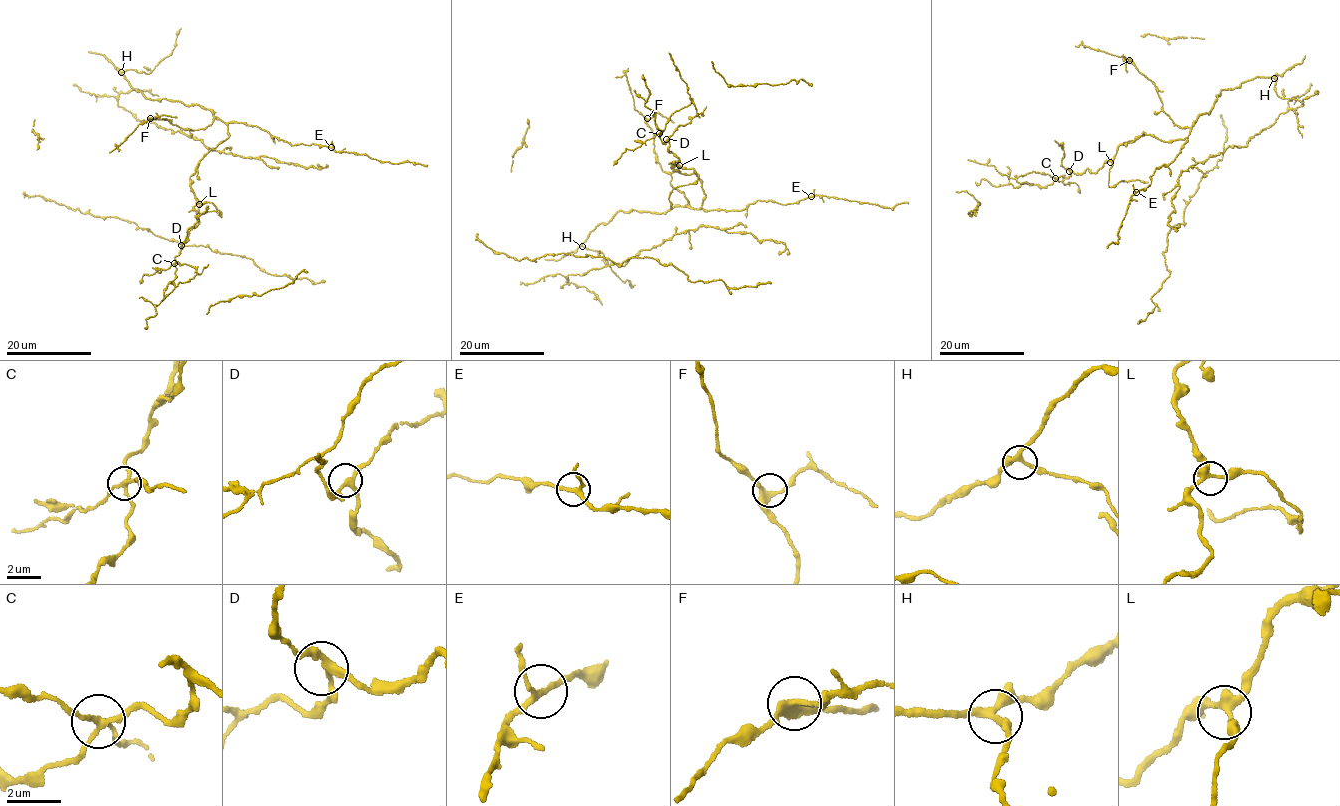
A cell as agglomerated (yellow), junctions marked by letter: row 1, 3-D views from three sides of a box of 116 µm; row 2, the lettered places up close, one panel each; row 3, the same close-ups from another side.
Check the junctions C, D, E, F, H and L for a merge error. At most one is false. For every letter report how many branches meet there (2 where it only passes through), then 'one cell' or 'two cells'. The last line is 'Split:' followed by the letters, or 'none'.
C: 4 | two cells
D: 3 | one cell
E: 3 | one cell
F: 3 | one cell
H: 4 | one cell
L: 3 | one cell
Split: C

